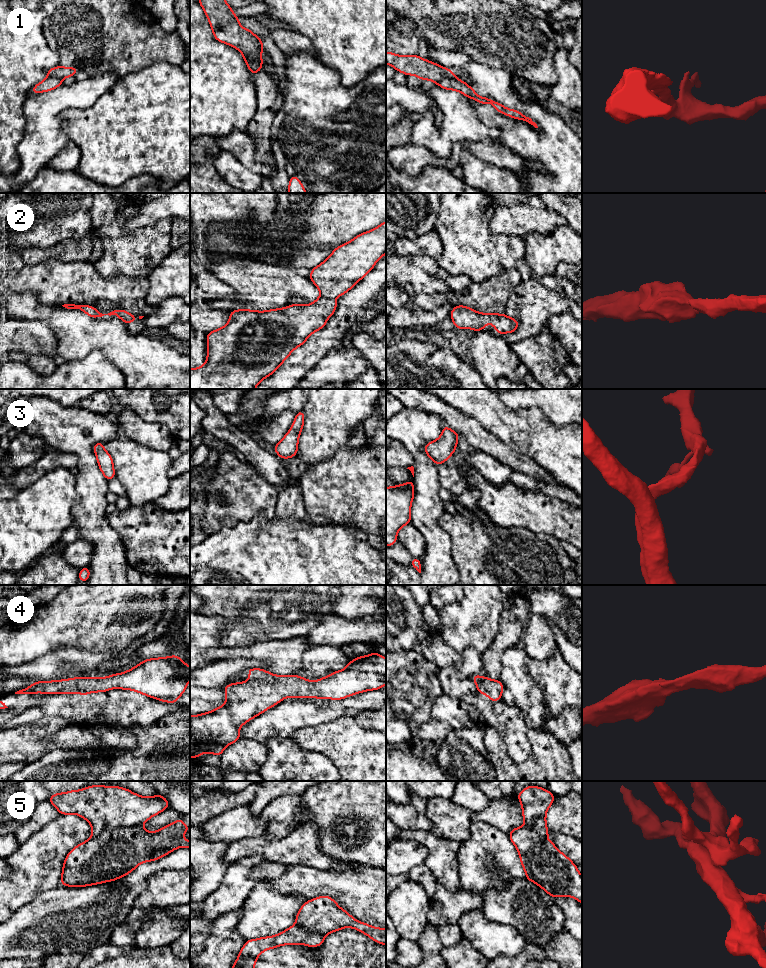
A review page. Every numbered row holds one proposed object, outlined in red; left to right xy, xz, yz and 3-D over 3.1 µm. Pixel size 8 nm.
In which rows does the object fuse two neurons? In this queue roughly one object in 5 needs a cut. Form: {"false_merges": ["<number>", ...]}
{"false_merges": ["1"]}

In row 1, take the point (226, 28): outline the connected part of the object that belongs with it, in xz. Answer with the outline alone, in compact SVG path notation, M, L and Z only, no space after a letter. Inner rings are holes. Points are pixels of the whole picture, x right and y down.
M198 0L198 2L217 41L238 49L242 55L249 56L262 65L261 52L265 50L262 40L251 30L241 27L239 17L233 14L233 9L225 0Z

